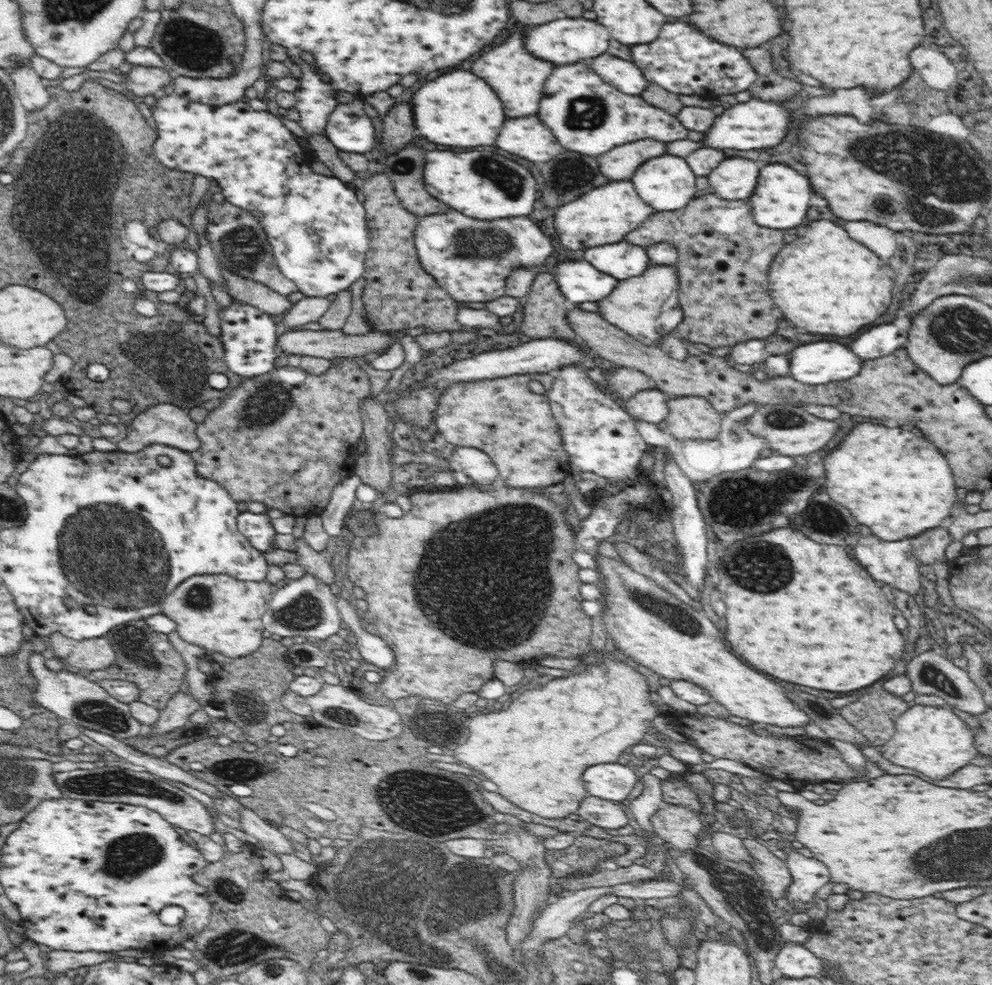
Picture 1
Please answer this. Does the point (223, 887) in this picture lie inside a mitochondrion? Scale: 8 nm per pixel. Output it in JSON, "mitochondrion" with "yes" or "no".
{"mitochondrion":"yes"}

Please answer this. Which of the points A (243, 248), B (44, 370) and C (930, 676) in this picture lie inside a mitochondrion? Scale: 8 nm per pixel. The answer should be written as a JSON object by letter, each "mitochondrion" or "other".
{"A":"mitochondrion","B":"other","C":"mitochondrion"}

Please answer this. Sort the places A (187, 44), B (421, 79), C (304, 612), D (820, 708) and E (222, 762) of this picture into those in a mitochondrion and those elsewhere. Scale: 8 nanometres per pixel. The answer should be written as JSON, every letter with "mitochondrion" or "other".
{"A":"mitochondrion","B":"other","C":"mitochondrion","D":"mitochondrion","E":"other"}

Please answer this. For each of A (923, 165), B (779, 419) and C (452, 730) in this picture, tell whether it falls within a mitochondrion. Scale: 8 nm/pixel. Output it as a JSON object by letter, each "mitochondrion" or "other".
{"A":"mitochondrion","B":"mitochondrion","C":"other"}

